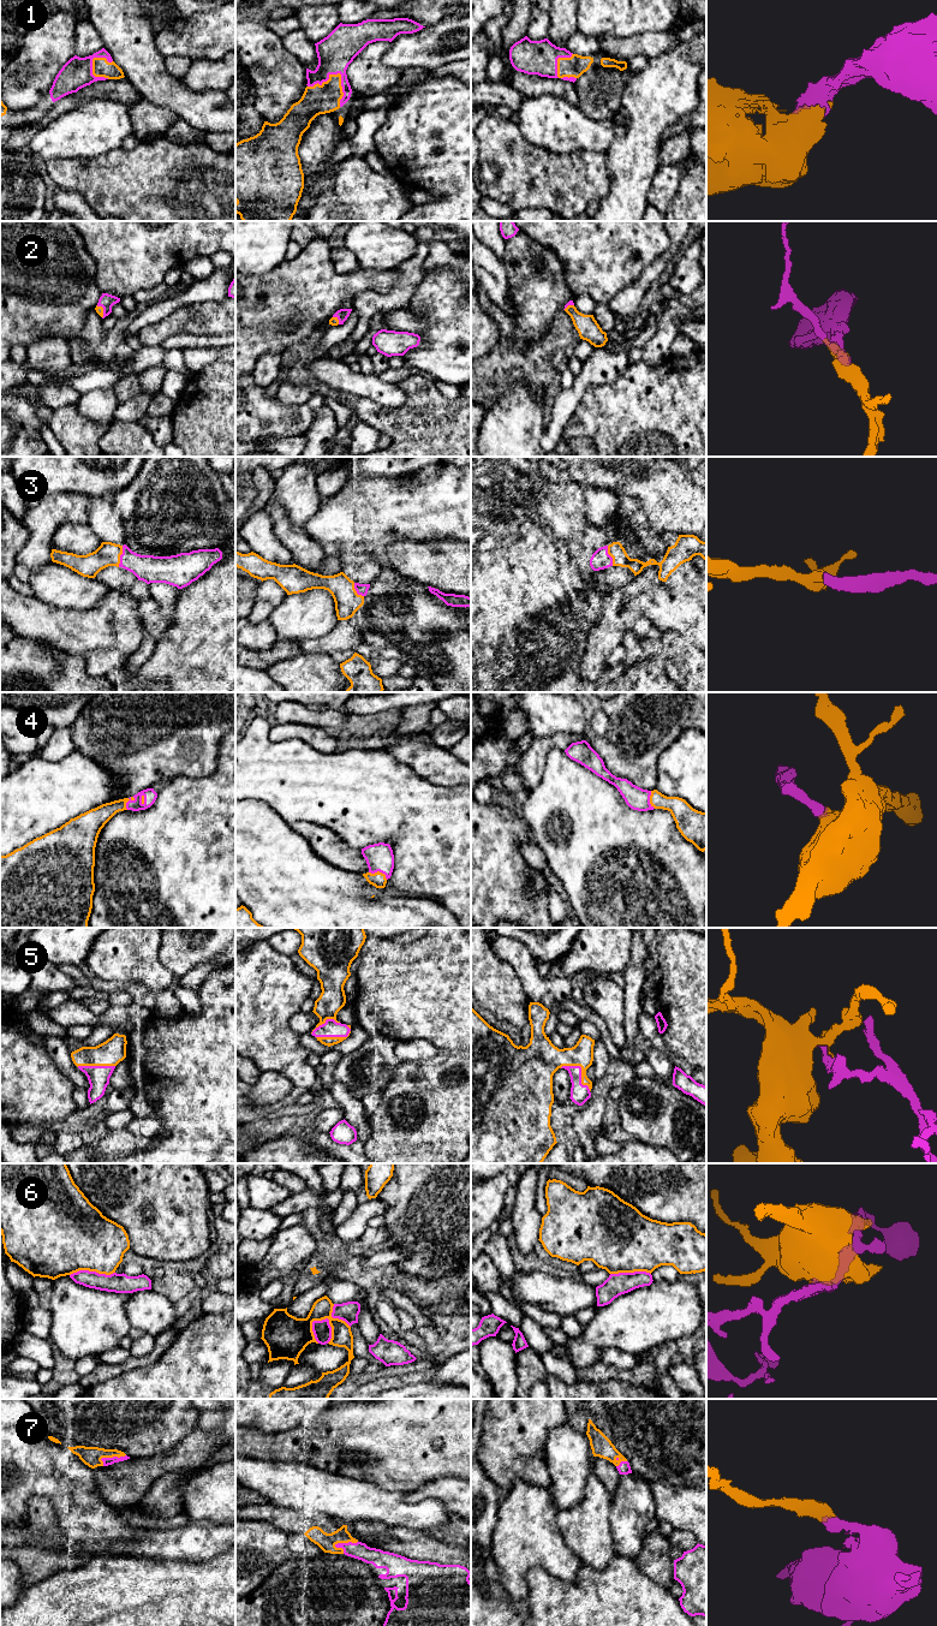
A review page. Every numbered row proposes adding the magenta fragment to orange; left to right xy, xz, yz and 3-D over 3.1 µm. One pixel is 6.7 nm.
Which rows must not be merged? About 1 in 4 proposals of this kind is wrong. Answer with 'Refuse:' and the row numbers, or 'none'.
Refuse: 6

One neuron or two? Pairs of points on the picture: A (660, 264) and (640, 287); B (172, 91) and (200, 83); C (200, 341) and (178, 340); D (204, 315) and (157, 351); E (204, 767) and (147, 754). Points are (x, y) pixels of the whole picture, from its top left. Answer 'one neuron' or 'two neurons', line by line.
A: one neuron
B: two neurons
C: one neuron
D: two neurons
E: one neuron

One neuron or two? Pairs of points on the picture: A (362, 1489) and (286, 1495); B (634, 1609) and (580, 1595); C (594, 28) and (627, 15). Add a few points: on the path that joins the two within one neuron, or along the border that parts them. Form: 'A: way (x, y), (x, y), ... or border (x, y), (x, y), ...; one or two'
A: way (342, 1494), (305, 1494); one
B: way (621, 1609), (594, 1608); one
C: way (602, 19), (607, 15), (619, 15); one

